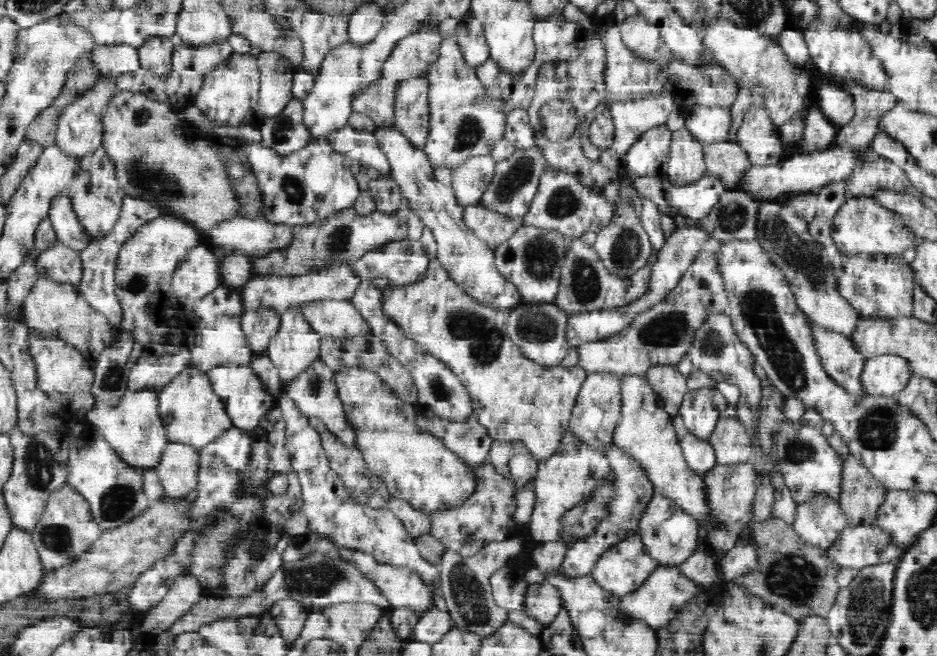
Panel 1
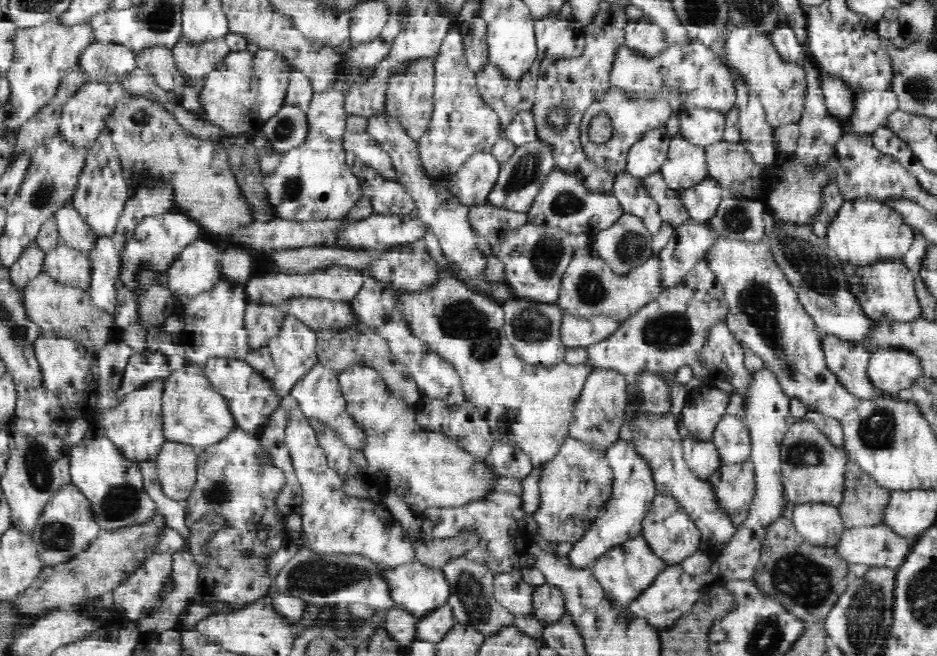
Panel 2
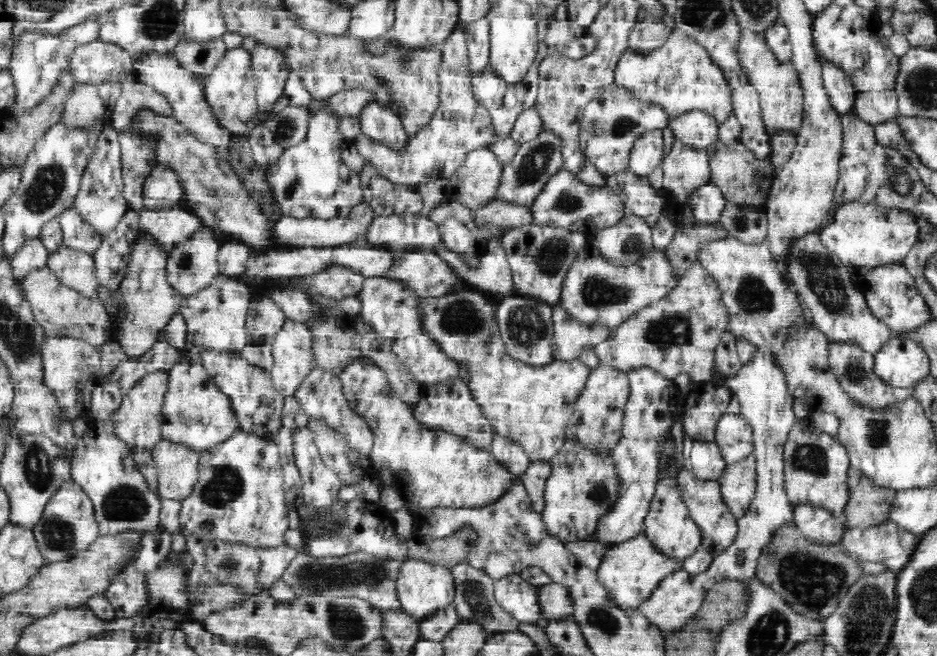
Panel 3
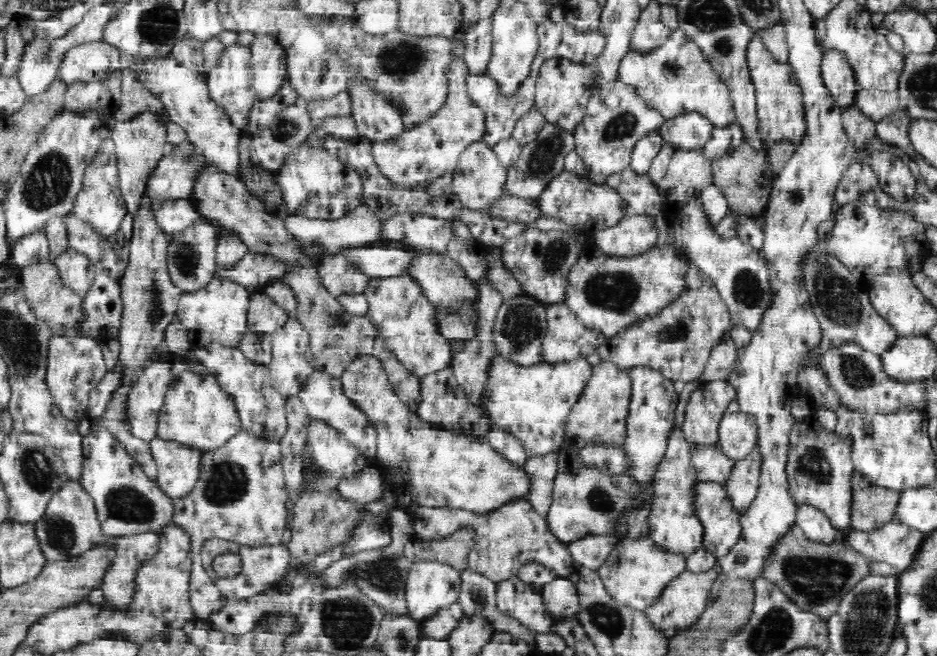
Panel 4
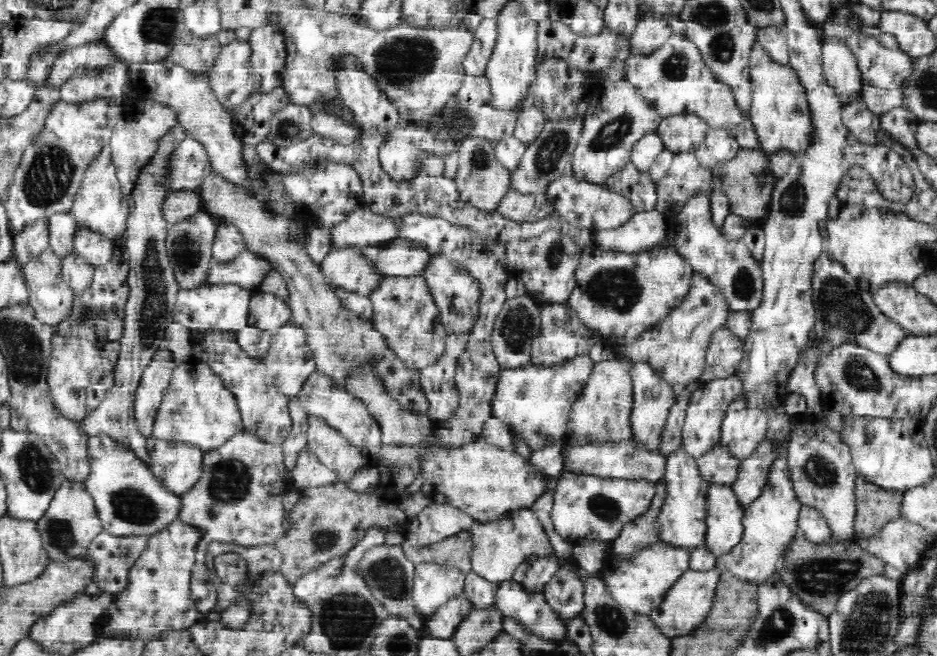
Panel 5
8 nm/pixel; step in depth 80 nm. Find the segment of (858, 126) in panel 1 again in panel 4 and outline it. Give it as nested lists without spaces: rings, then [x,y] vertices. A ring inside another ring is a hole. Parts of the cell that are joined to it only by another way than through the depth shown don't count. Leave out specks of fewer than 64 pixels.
[[[858,90],[854,106],[872,122],[877,123],[899,110],[899,96],[896,91]]]

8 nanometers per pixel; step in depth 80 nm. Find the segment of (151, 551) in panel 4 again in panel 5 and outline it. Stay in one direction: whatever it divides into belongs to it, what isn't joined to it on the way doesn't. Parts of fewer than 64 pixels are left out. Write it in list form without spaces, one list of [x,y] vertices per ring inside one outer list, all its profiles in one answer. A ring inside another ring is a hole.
[[[103,530],[85,553],[96,562],[94,580],[100,591],[115,598],[126,593],[130,570],[148,550],[150,542],[147,534],[117,537]]]

